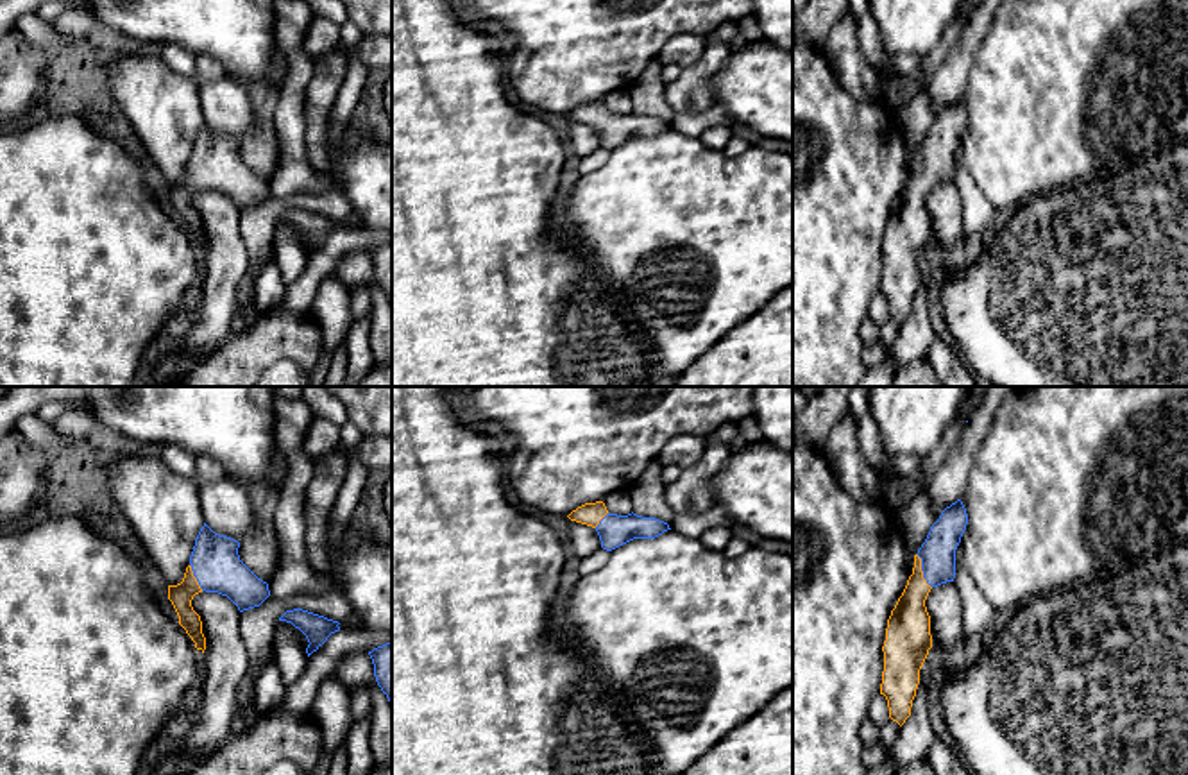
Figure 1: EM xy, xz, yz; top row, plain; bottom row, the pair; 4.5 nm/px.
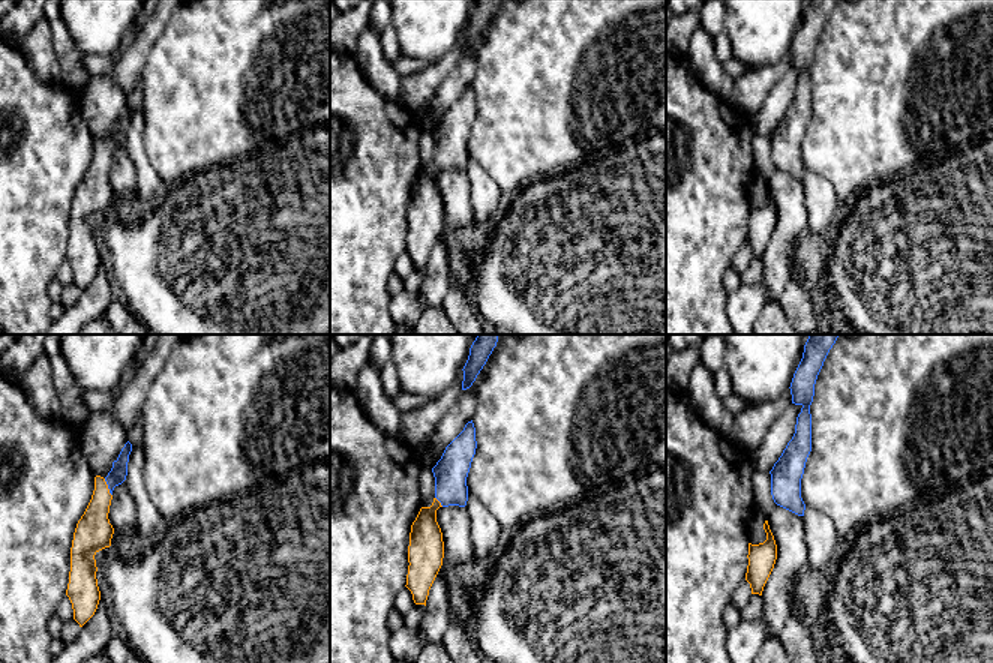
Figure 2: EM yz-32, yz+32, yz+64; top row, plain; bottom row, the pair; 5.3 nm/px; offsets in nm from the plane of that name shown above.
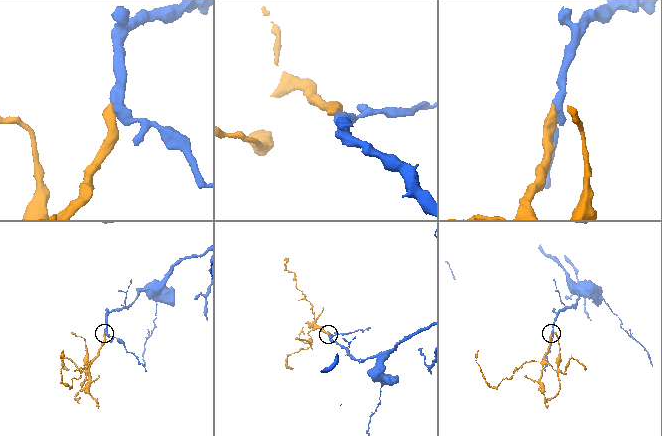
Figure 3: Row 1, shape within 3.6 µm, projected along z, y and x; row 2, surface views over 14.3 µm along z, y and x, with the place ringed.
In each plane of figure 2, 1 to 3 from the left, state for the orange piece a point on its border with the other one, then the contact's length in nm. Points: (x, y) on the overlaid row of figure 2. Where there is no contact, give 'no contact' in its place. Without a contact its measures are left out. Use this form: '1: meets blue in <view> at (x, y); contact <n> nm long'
1: meets blue in yz-32 at (108, 488); contact 100 nm long
2: meets blue in yz+32 at (438, 500); contact 70 nm long
3: no contact

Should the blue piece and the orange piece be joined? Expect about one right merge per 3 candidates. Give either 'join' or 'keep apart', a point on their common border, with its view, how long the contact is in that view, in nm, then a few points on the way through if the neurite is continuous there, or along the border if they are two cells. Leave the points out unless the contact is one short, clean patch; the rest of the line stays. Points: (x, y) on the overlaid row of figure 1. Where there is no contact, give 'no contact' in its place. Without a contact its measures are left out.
join; contact yz (922, 570); length 170 nm; way yz (938, 552), (922, 570), (909, 623)

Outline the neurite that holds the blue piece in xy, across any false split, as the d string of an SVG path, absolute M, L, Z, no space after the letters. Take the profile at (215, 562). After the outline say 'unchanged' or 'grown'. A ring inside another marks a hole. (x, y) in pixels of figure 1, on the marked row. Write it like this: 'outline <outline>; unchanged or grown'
outline M206 523L200 528L186 567L184 578L177 585L168 585L179 625L204 653L206 637L200 616L193 610L195 594L218 592L227 596L240 612L259 607L268 596L268 583L258 578L238 555L240 542L215 533Z; grown

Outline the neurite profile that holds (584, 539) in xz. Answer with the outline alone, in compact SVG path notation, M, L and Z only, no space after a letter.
M569 519L567 549L571 560L583 558L596 549L601 549L601 541L596 528Z

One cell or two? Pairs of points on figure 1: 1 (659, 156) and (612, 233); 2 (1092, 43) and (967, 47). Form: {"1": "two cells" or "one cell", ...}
{"1": "one cell", "2": "two cells"}

